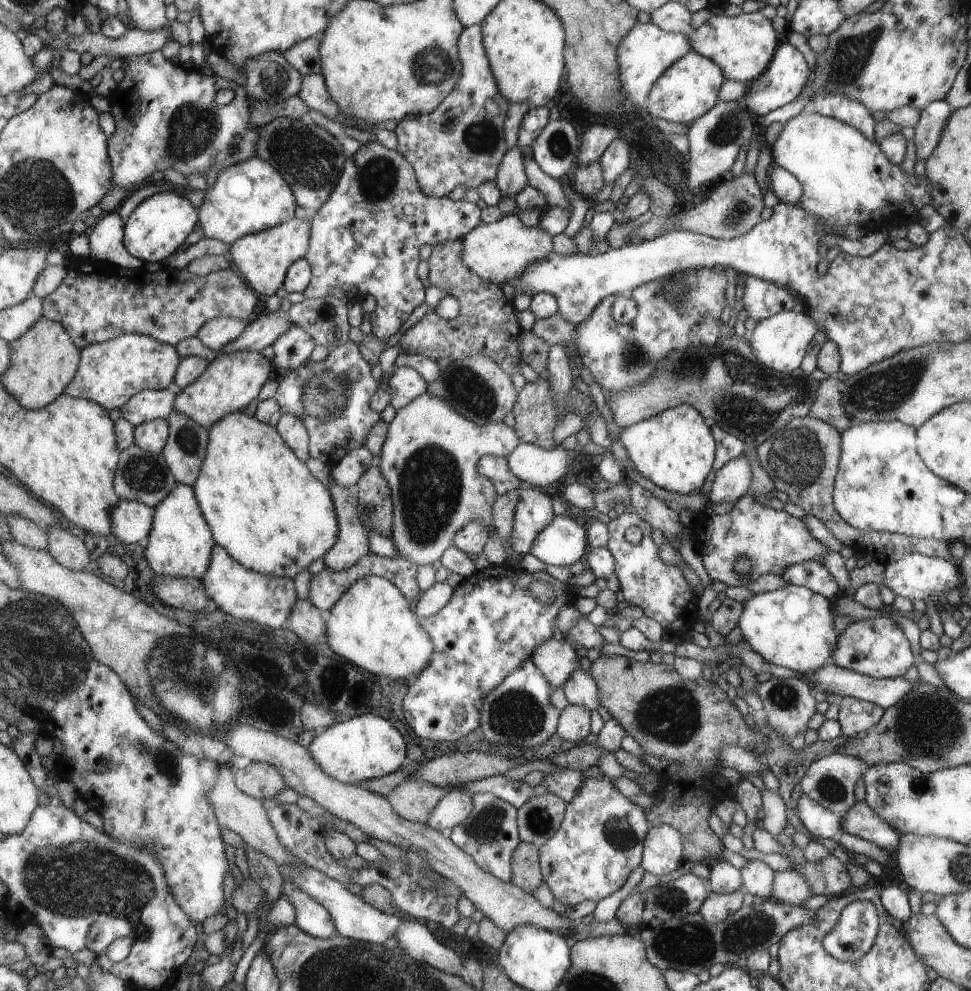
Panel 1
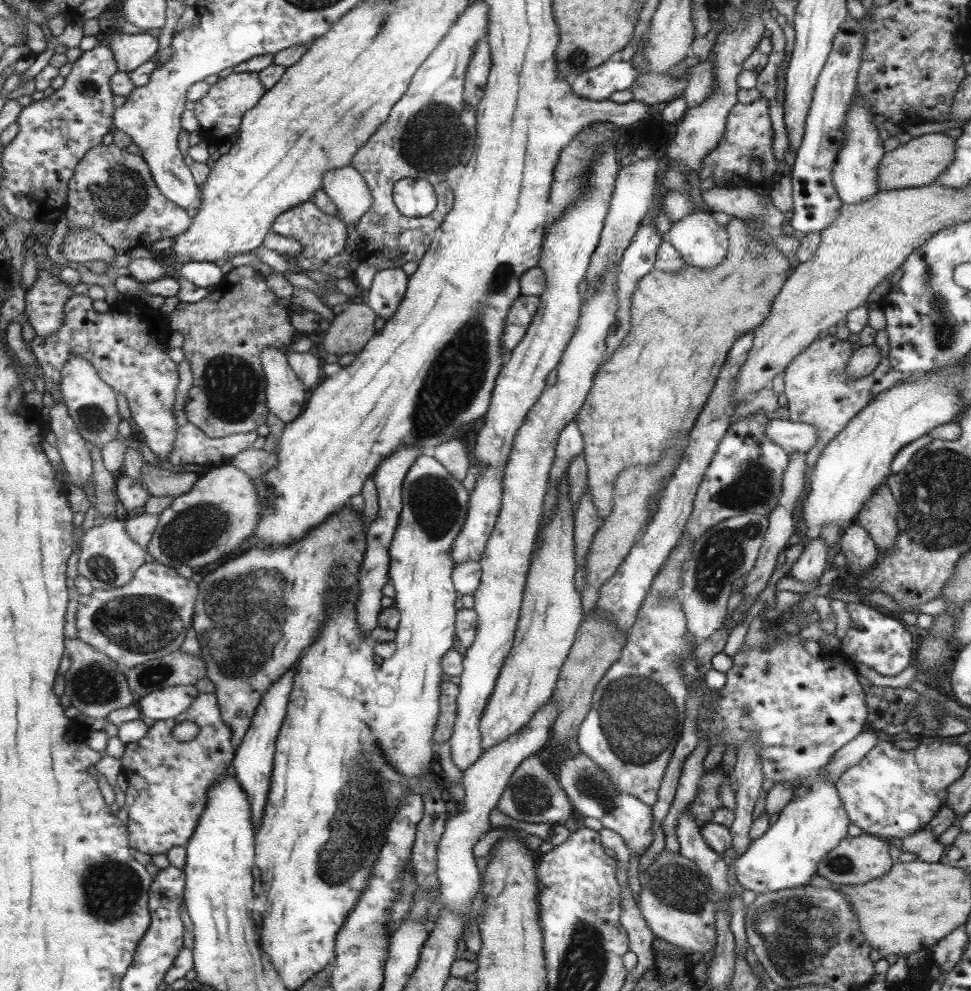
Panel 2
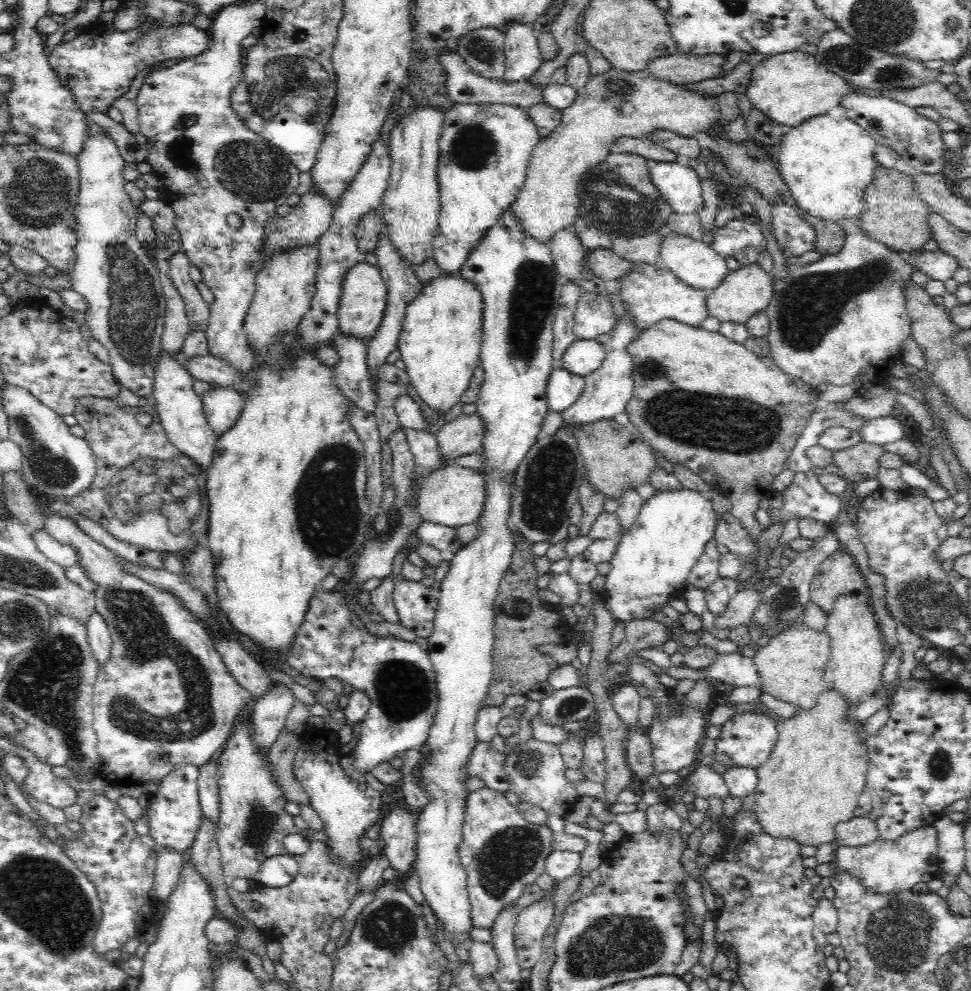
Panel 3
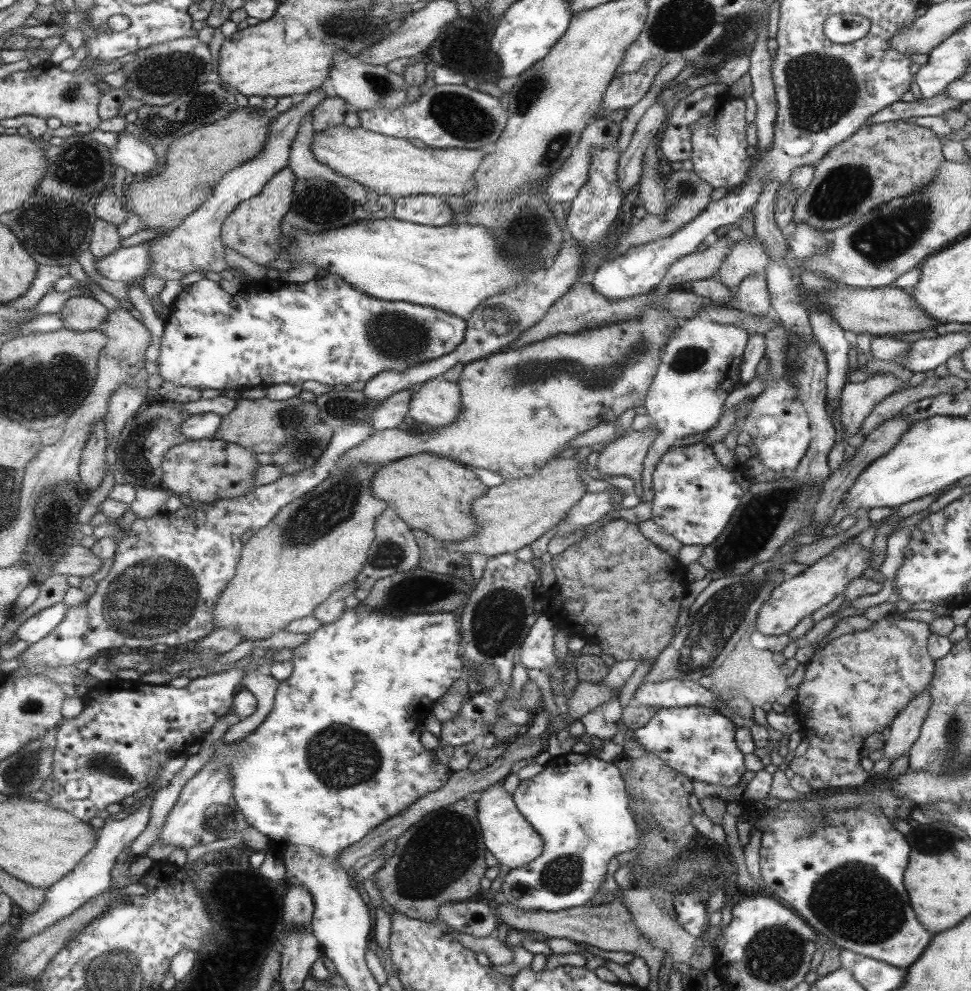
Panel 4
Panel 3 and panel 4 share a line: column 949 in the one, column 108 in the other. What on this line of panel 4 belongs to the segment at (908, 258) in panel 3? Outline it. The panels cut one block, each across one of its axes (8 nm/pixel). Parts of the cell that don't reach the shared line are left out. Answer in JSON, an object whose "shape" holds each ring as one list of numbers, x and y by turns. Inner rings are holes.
{"shape":[[147,242,122,248,109,257,96,260,96,270,102,276,124,283,142,281,152,268,153,252]]}

